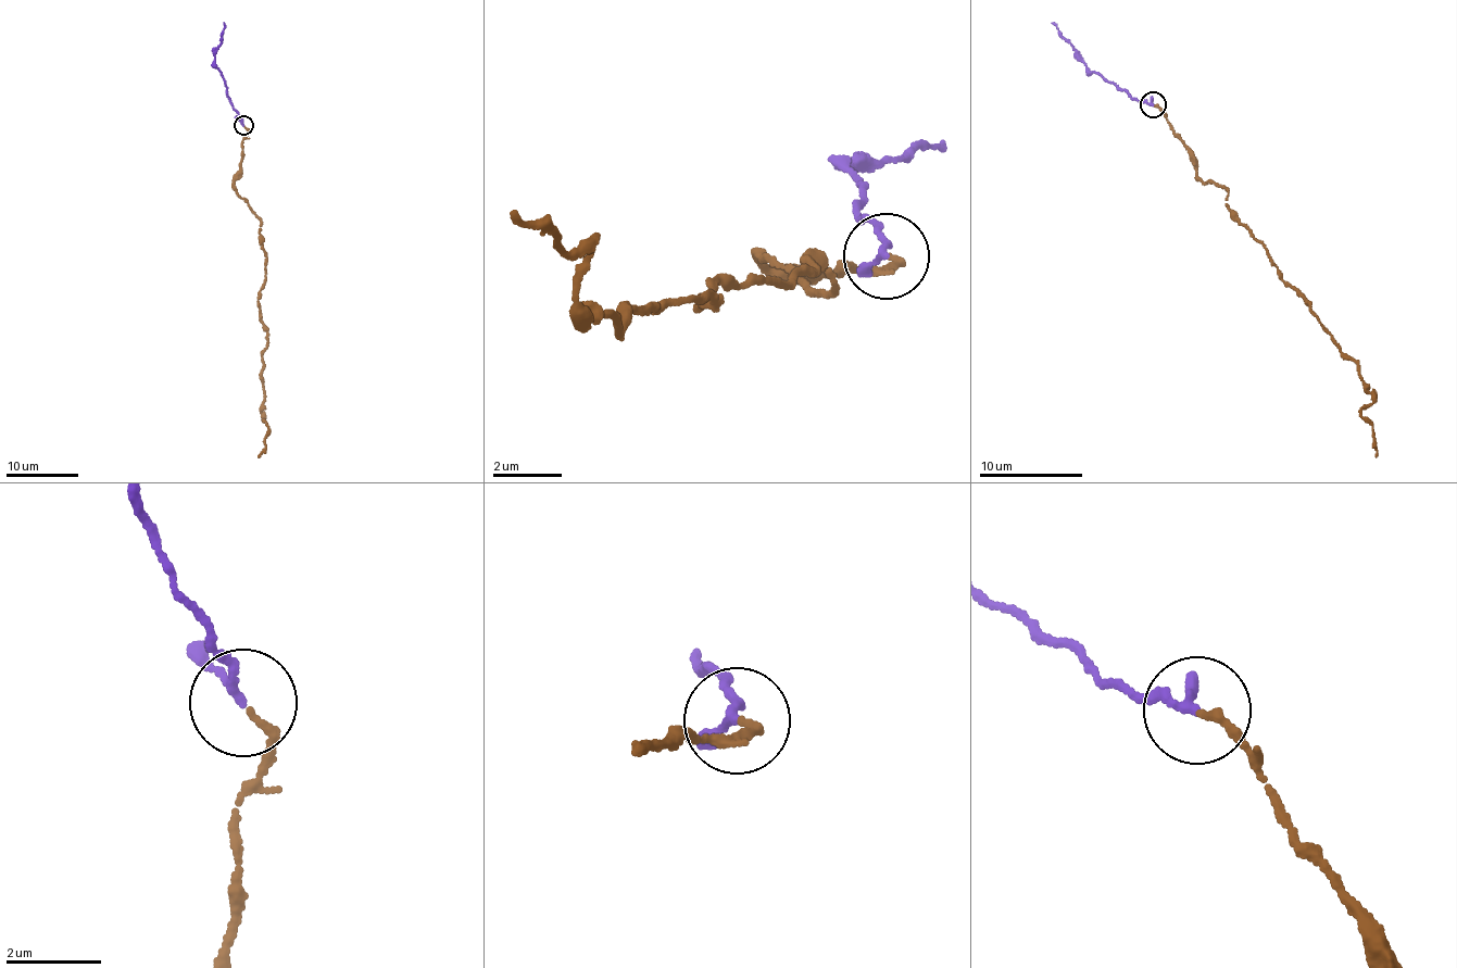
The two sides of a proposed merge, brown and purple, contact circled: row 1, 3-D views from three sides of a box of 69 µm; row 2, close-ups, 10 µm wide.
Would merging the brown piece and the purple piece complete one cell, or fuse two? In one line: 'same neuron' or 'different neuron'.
same neuron

